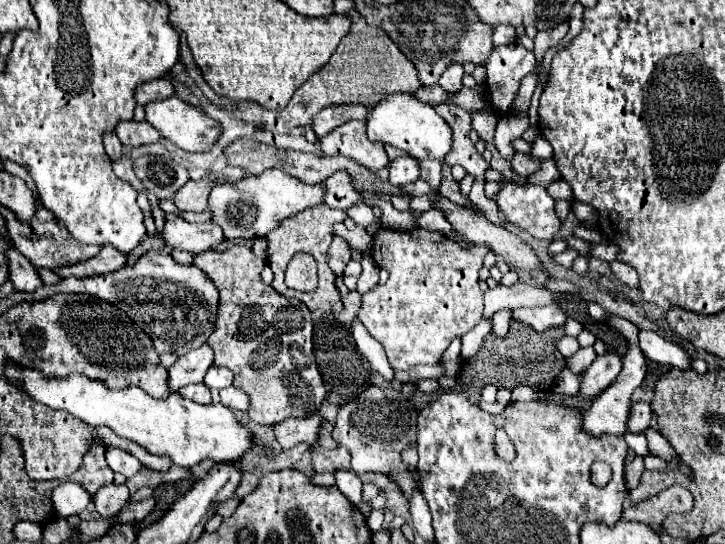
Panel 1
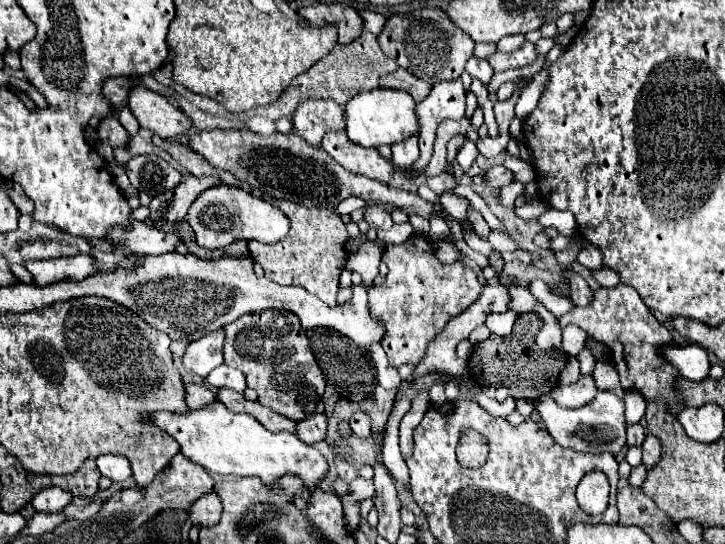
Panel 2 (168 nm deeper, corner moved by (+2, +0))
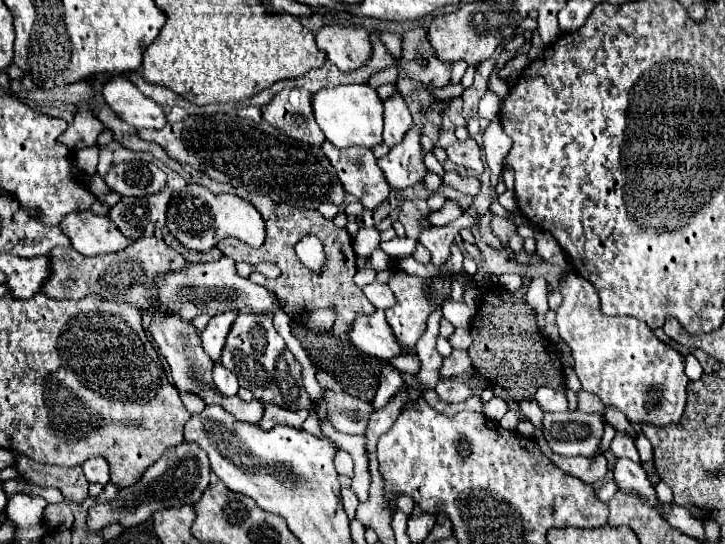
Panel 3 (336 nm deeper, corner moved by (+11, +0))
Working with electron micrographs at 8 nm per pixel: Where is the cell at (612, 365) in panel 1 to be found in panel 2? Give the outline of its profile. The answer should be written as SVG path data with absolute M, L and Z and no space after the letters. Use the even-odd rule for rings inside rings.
M580 376L580 380L576 384L564 386L558 384L550 396L554 396L554 400L558 404L562 404L564 408L582 408L582 404L588 404L594 396L596 396L598 388L594 384L592 376Z

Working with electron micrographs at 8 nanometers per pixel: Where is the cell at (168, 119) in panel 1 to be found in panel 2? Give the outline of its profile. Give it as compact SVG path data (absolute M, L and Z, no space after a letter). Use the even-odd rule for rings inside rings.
M134 86L130 90L128 108L142 128L152 130L160 138L174 138L190 128L186 114L174 108L164 96L144 86Z

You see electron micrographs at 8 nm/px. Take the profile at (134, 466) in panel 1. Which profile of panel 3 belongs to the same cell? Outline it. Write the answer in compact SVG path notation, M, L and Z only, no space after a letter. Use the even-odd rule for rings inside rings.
M91 458L83 464L83 472L87 476L89 482L99 482L99 484L107 484L109 482L109 464L103 458Z

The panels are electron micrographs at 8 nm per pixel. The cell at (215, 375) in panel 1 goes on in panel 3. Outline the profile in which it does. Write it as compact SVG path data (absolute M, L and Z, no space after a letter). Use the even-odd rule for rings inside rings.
M215 364L213 368L213 380L215 380L215 386L225 394L225 396L235 396L237 394L237 376L233 376L233 372L229 372L223 364Z

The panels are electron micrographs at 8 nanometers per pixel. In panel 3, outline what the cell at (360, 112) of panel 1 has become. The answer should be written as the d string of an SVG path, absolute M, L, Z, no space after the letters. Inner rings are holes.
M285 88L265 106L263 120L295 140L321 146L325 142L325 134L317 128L317 122L313 120L311 98L313 96L305 90Z

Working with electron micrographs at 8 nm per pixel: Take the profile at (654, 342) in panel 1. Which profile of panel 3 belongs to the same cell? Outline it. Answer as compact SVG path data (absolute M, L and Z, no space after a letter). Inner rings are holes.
M685 354L685 374L689 380L697 380L703 374L703 368L699 364L699 360L693 354Z

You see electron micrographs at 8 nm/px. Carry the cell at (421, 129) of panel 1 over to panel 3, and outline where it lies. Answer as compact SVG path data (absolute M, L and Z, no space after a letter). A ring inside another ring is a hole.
M347 84L337 88L323 88L323 92L313 94L313 112L319 128L325 132L327 140L335 144L337 148L349 148L349 146L365 146L373 148L383 142L383 100L369 84Z

